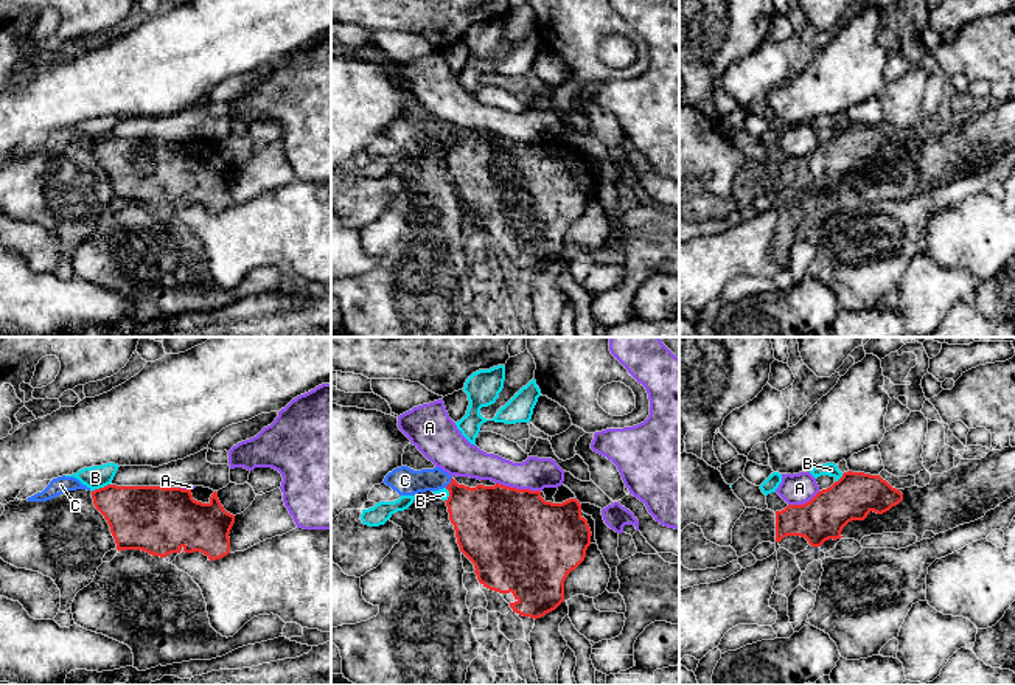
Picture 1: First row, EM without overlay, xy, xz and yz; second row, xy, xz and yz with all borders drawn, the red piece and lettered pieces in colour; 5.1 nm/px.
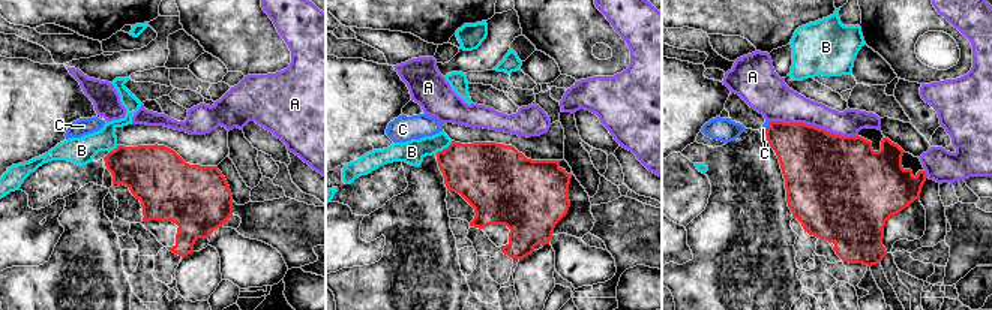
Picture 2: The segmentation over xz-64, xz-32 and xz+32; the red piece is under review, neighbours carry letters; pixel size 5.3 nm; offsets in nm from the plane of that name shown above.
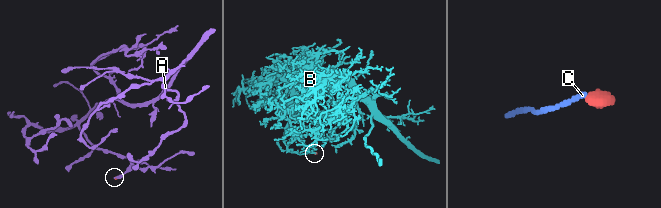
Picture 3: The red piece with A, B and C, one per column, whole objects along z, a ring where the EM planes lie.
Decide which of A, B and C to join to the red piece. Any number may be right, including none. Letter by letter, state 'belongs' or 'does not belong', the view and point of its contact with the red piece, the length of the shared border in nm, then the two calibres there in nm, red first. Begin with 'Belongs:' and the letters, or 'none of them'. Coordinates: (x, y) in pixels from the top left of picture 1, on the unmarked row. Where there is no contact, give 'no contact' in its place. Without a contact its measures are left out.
Belongs: none of them
A: does not belong; contact xz (518, 142); length 240 nm; calibres 500 and 170 nm
B: does not belong; contact xy (100, 140); length 100 nm; calibres 320 and 120 nm
C: does not belong; contact xz (451, 134); length 70 nm; calibres 320 and 140 nm

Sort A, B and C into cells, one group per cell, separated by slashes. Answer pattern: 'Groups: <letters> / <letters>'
Groups: A / B / C

